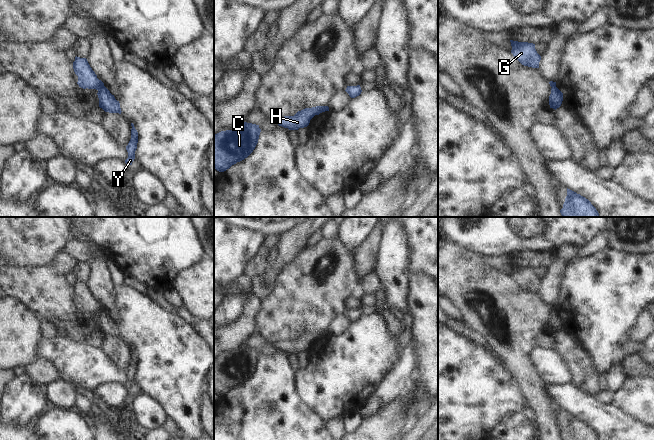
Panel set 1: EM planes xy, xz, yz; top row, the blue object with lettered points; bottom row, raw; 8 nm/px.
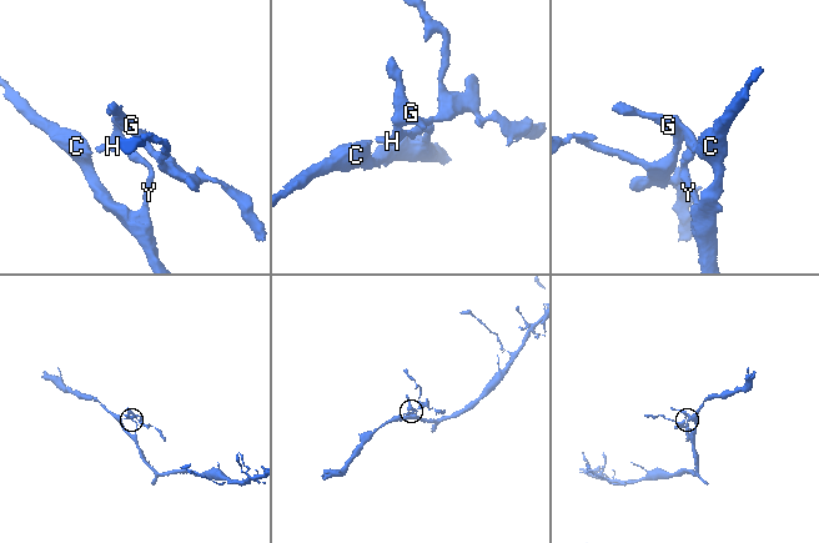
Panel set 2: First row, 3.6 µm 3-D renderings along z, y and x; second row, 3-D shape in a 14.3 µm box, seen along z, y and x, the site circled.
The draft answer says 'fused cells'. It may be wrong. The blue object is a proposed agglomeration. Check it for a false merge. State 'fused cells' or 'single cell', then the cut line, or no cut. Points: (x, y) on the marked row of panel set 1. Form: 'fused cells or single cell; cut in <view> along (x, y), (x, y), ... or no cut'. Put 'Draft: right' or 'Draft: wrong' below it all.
fused cells; cut in xy along (103, 85), (98, 90)
Draft: right

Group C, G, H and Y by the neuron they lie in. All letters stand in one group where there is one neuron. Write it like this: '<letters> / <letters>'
C Y / G H

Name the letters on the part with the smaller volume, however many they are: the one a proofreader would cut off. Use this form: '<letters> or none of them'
G, H

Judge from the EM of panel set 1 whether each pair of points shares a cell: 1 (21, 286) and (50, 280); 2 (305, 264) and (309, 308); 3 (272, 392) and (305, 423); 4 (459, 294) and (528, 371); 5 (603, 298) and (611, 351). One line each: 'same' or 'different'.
1: same
2: same
3: same
4: same
5: same

